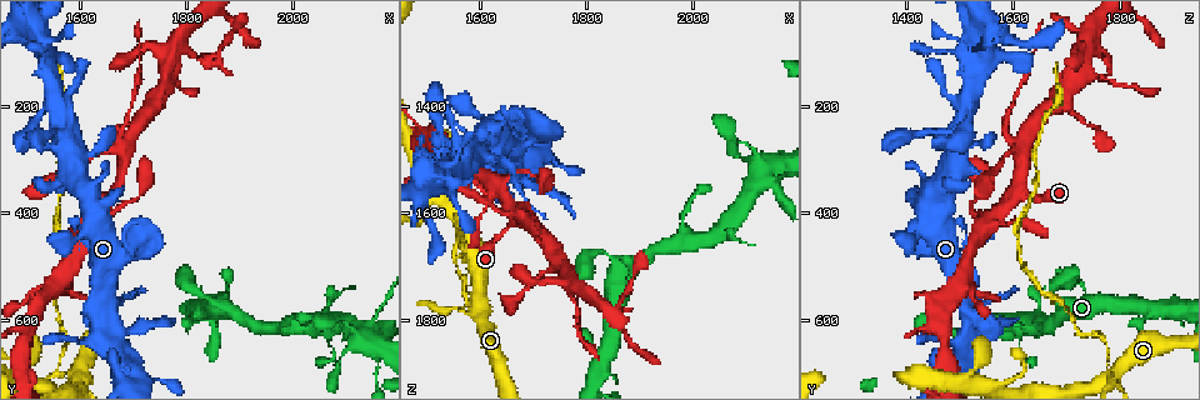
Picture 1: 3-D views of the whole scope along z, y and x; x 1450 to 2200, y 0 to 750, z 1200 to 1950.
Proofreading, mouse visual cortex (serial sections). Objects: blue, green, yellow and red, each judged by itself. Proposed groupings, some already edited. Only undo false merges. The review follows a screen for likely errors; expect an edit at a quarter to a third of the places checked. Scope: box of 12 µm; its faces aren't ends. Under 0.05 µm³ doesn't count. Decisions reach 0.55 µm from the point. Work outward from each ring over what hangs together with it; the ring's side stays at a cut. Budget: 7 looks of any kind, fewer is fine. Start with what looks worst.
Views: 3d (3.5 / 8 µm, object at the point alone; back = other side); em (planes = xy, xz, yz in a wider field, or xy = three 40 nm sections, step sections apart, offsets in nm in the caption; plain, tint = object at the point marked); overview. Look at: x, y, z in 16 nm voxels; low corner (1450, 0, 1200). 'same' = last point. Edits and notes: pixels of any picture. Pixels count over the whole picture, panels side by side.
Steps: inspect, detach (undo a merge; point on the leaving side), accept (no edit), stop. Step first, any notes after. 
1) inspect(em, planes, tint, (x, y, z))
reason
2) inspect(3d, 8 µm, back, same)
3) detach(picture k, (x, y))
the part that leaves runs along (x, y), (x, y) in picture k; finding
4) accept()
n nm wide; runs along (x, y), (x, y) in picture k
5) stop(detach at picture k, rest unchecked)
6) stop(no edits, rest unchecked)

inspect(3d, 3.5 µm, (1680, 250, 1585))
sudden change in width

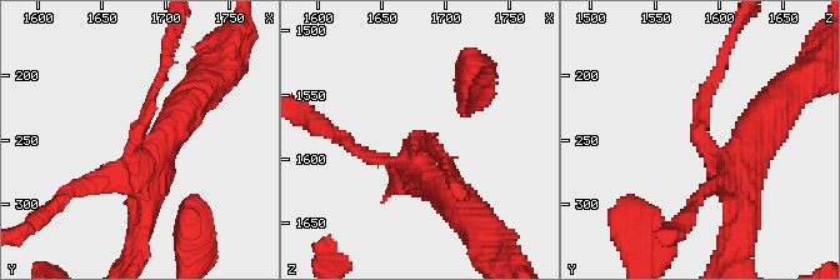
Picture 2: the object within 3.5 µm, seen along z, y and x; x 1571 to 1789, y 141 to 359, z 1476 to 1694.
inspect(em, planes, tint, (1678, 246, 1584))
arms of 150, 400 nm; now the EM

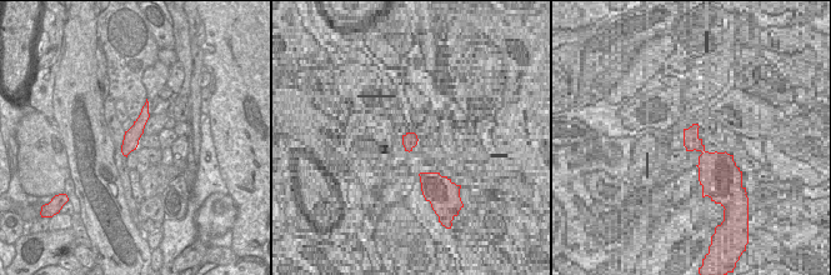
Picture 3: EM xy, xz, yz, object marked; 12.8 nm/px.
detach(picture 2, (149, 111))
200 nm wide; the part that leaves runs along (131, 159), (165, 51) in picture 2; a second cell is stuck on

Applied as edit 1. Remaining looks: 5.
inspect(overview)
see it whole again

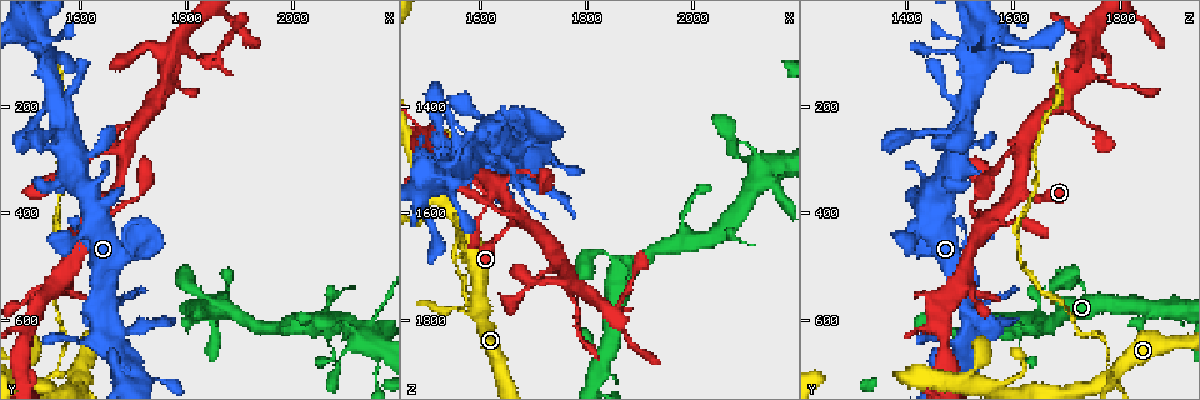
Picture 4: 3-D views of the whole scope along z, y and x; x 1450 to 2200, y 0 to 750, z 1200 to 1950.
inspect(3d, 3.5 µm, (1835, 115, 1780))
sharp bend

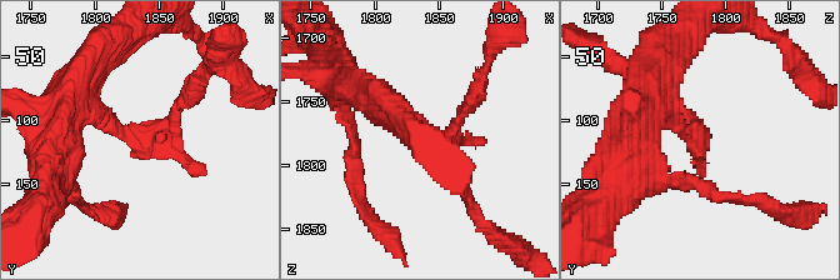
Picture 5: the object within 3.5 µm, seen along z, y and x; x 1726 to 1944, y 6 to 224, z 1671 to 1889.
inspect(em, xy, step 2, tint, (1840, 114, 1776))

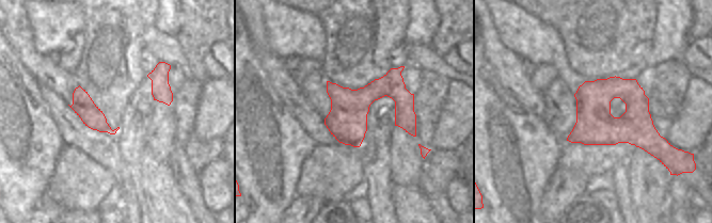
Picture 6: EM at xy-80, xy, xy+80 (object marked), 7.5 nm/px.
inspect(em, xy, step 1, tint, same)

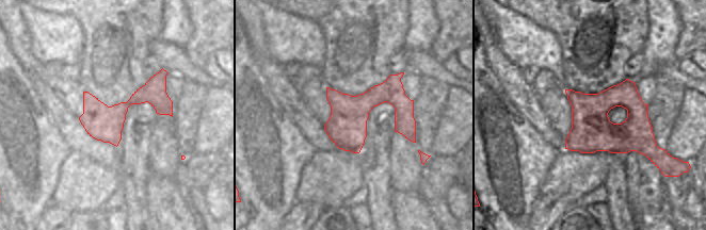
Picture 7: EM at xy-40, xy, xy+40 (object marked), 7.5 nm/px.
accept()
300 nm wide; runs along (83, 109), (140, 144), (190, 90) in picture 5; continuous, no second cell

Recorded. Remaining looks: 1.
stop(detach at picture 2, rest unchecked)

